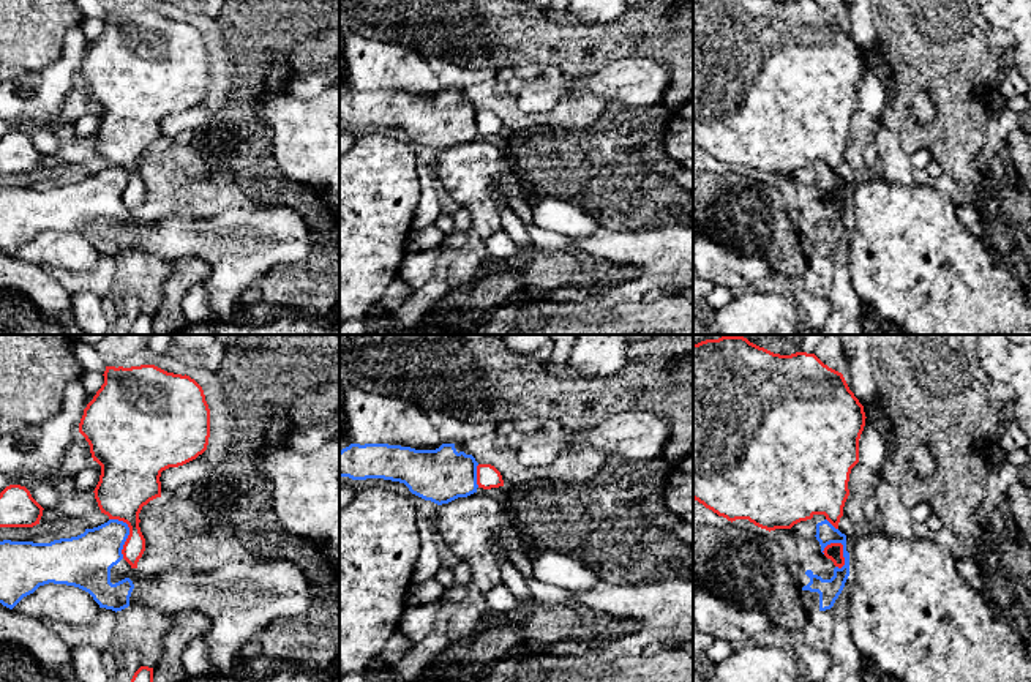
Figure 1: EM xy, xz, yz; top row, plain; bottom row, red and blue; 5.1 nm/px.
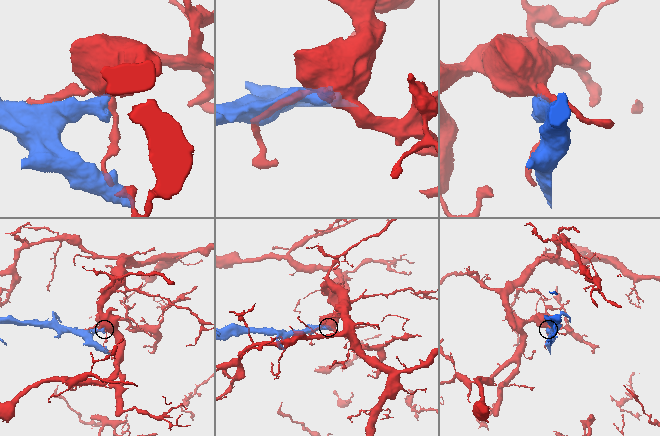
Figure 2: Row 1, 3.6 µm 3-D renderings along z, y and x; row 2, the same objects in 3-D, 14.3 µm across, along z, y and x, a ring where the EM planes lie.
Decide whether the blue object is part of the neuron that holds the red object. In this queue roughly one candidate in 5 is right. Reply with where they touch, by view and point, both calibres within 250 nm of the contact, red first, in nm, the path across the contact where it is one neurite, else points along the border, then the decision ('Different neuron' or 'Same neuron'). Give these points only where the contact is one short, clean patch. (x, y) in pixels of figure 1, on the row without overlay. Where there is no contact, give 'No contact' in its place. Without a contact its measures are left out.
Touches red at xy (130, 179). Thickness 280 nm (red) against 260 nm. Boundary: xy (109, 164), (117, 164), (128, 174), (123, 204). Different neuron

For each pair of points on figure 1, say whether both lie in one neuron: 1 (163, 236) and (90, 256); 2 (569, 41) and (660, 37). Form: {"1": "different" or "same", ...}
{"1": "different", "2": "same"}

